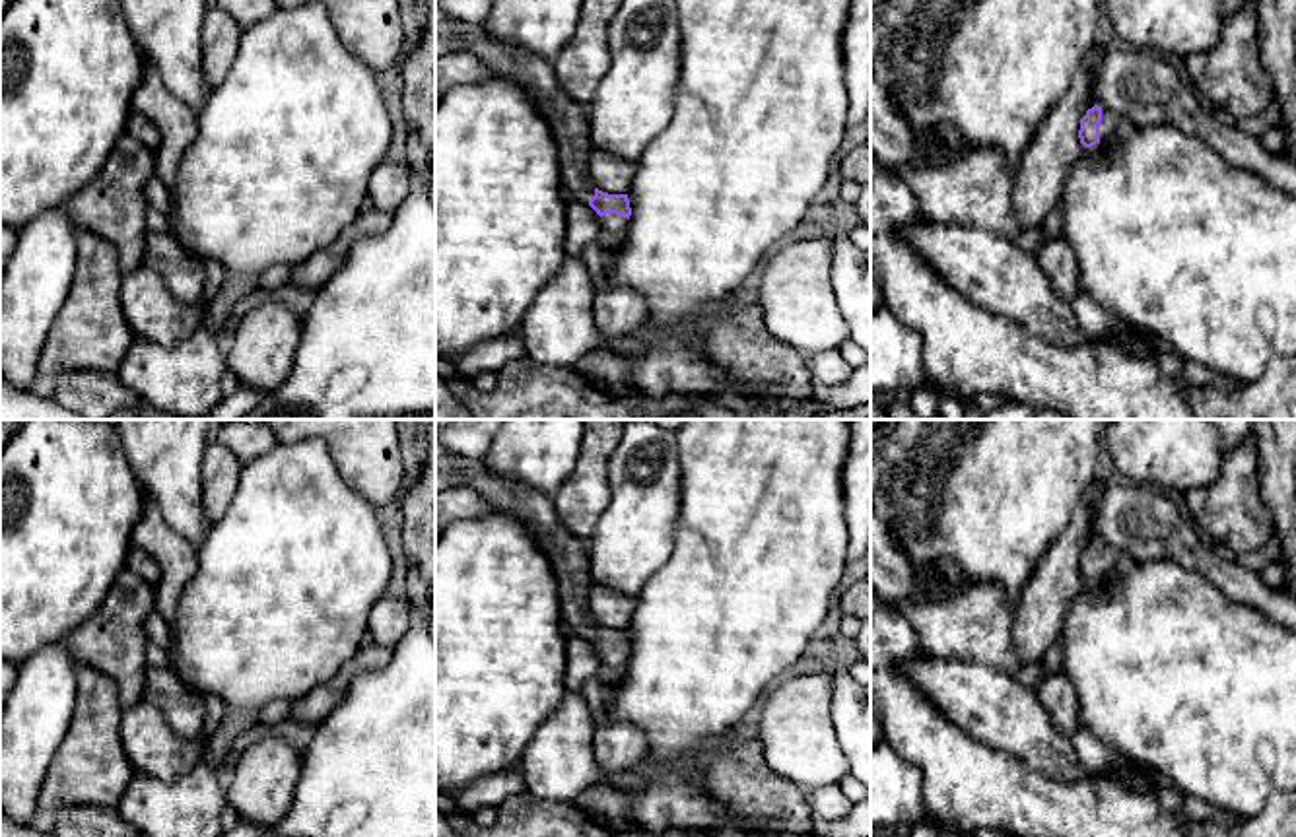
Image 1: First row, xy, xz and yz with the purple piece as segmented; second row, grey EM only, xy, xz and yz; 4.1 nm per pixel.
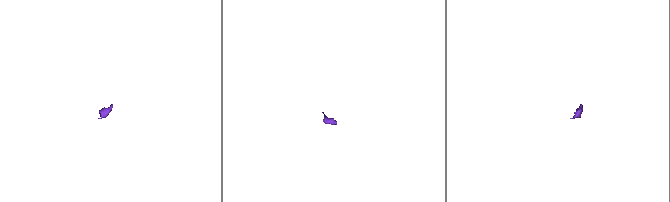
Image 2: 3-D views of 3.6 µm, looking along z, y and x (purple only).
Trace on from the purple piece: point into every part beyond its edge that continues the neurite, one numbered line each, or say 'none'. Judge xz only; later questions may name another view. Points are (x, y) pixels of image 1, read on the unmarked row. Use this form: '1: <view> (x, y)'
1: xz (568, 556)
2: xz (614, 661)

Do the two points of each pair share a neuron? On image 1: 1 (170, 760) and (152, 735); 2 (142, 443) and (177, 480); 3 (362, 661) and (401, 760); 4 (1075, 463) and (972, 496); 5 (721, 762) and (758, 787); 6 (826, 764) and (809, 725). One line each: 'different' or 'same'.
1: same
2: same
3: different
4: same
5: same
6: same

